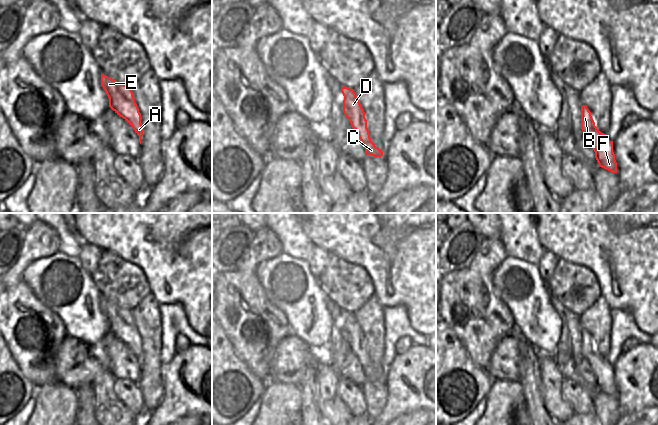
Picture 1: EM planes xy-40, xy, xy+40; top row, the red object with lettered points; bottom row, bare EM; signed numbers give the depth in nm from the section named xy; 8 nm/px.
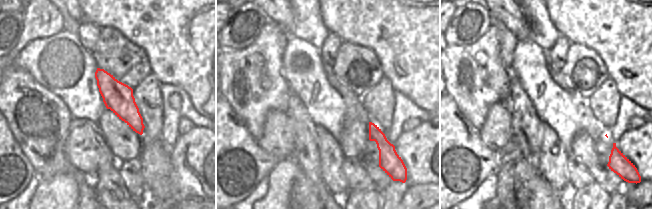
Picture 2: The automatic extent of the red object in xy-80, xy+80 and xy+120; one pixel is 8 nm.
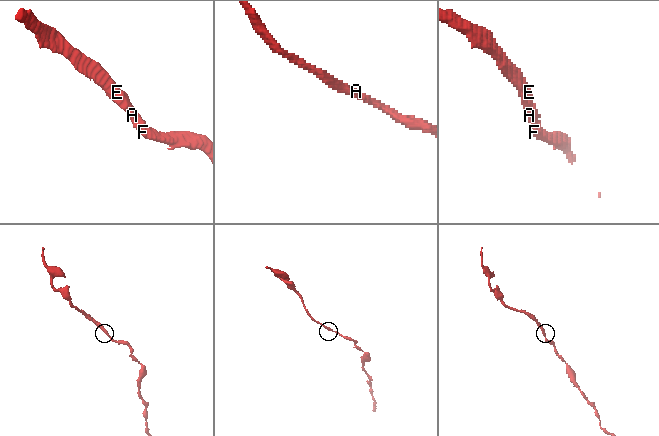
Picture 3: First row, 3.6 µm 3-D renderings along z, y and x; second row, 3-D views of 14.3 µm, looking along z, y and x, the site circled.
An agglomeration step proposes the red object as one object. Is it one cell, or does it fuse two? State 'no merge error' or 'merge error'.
no merge error

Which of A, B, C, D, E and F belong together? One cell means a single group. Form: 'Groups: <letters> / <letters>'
Groups: A B C D E F.

